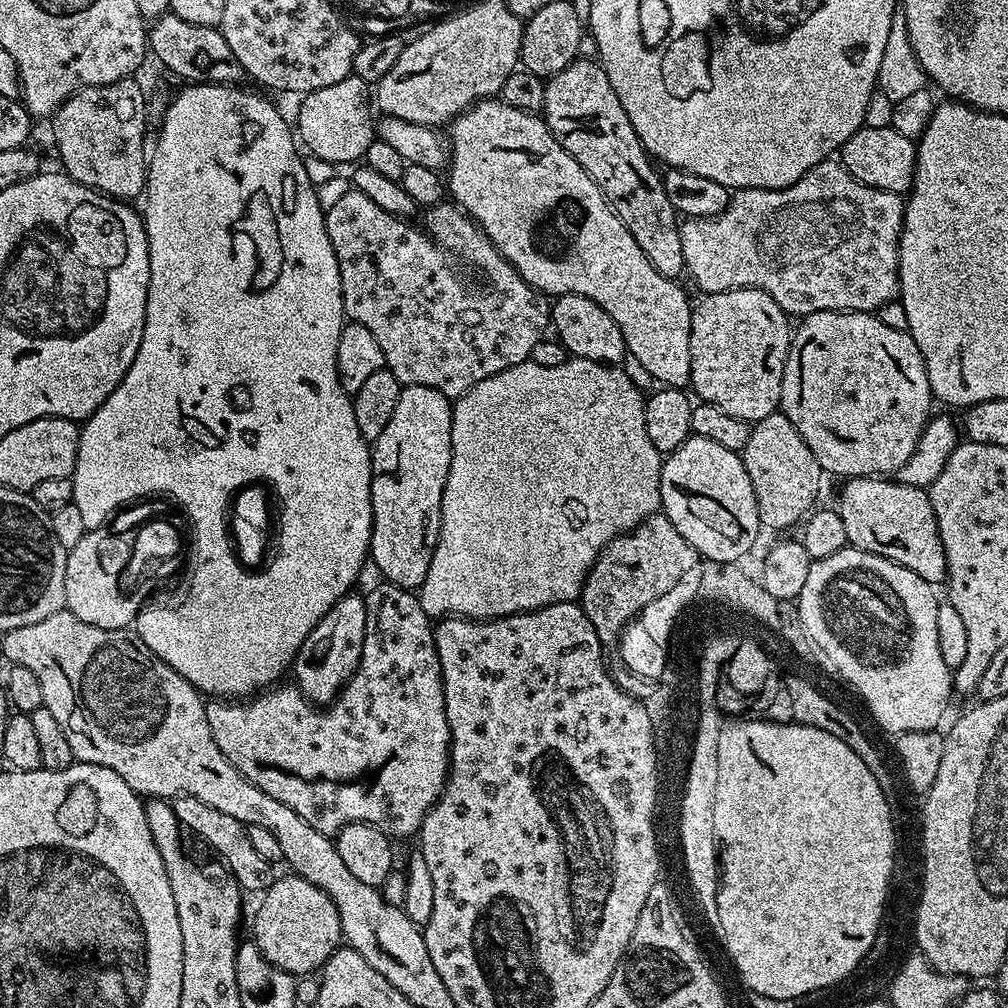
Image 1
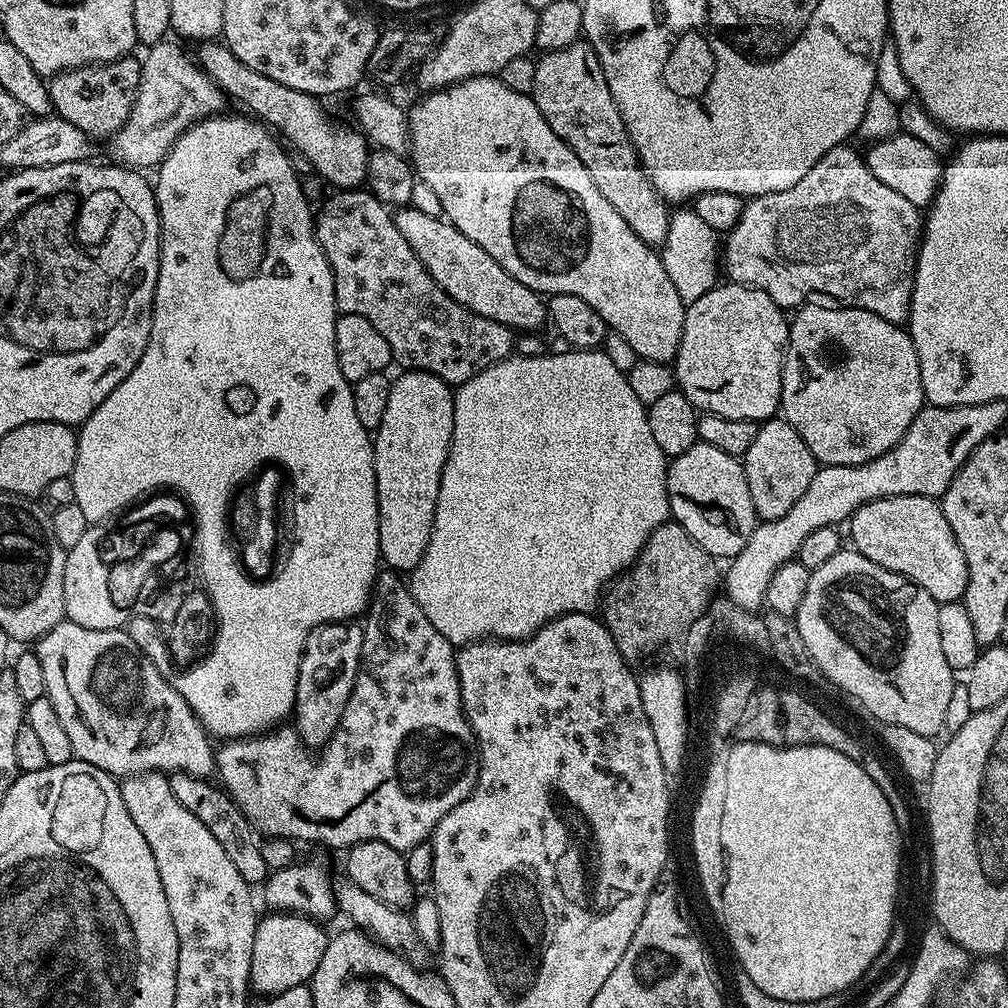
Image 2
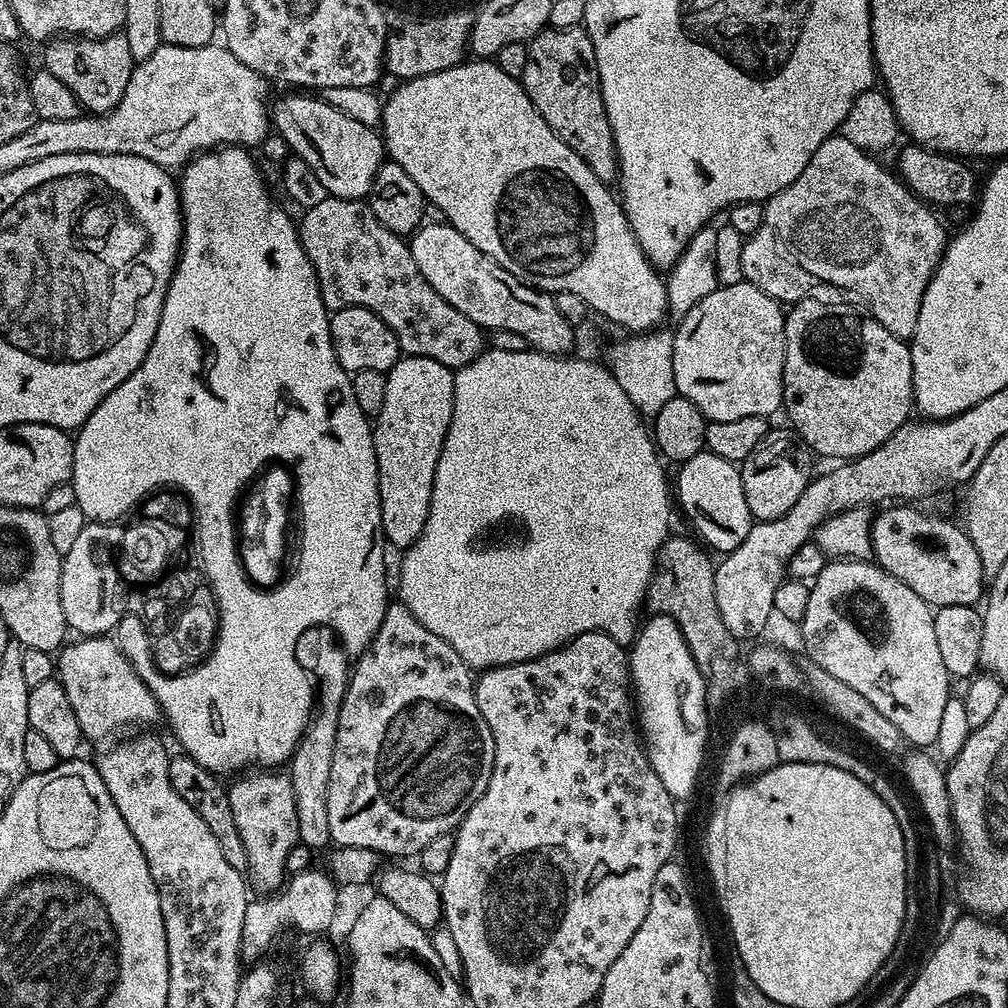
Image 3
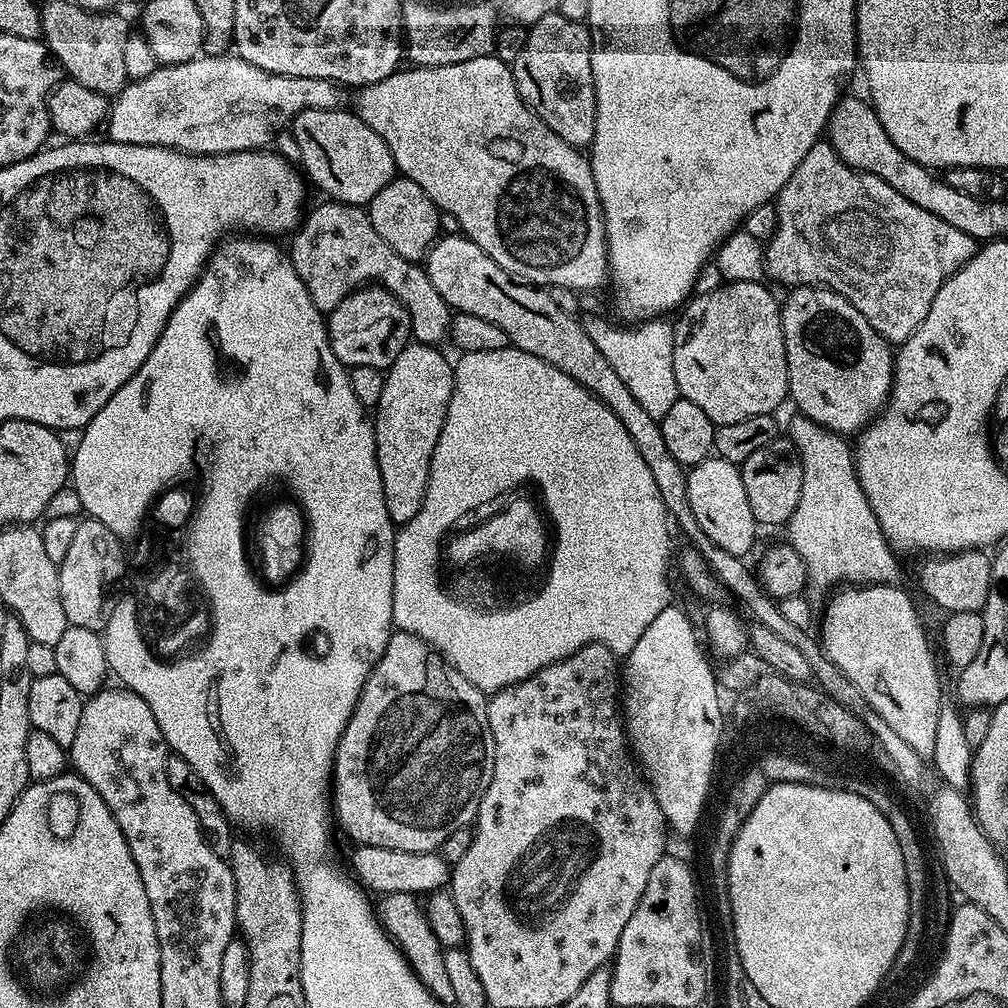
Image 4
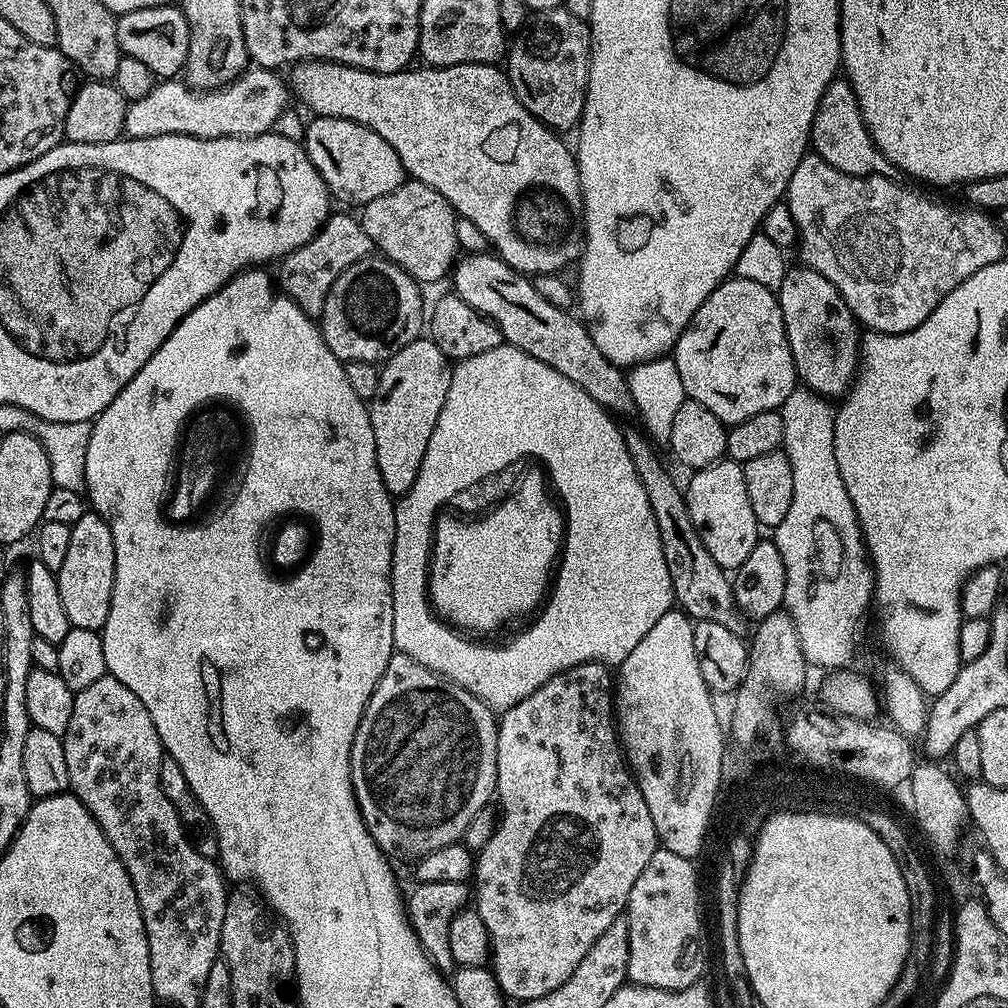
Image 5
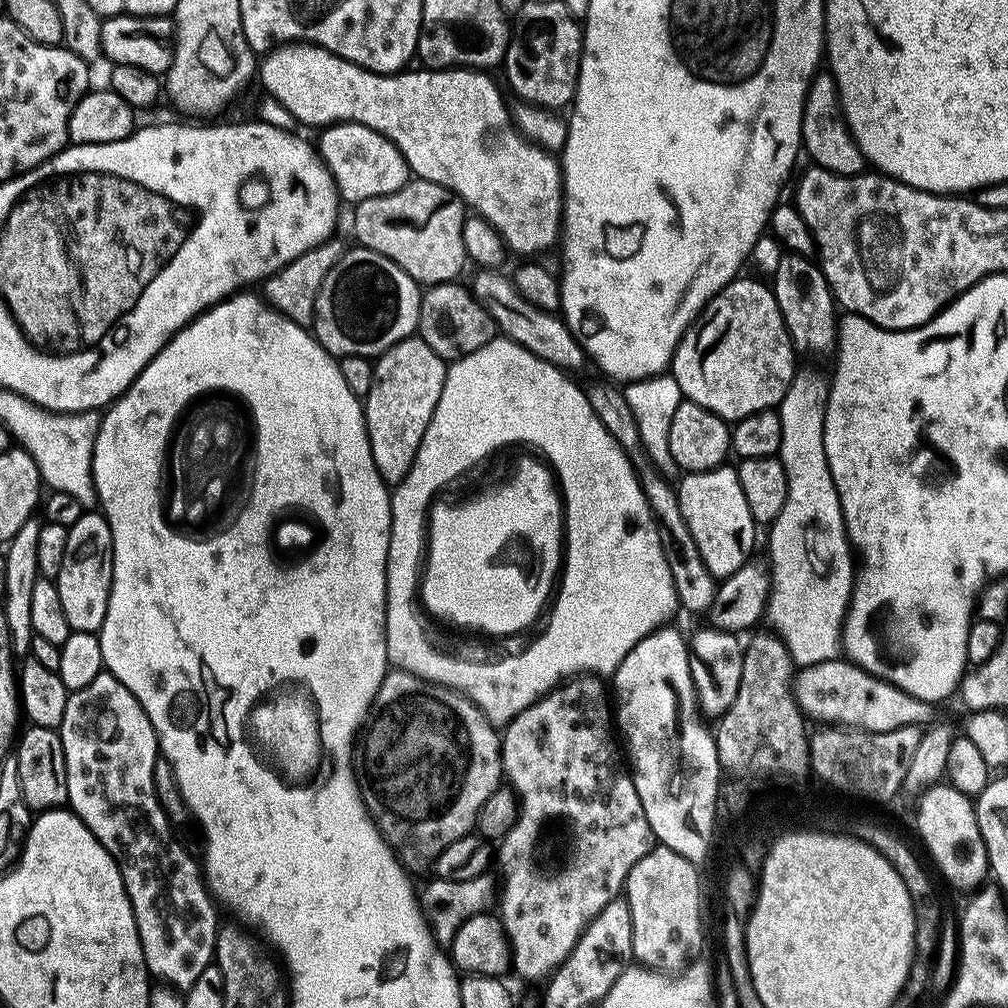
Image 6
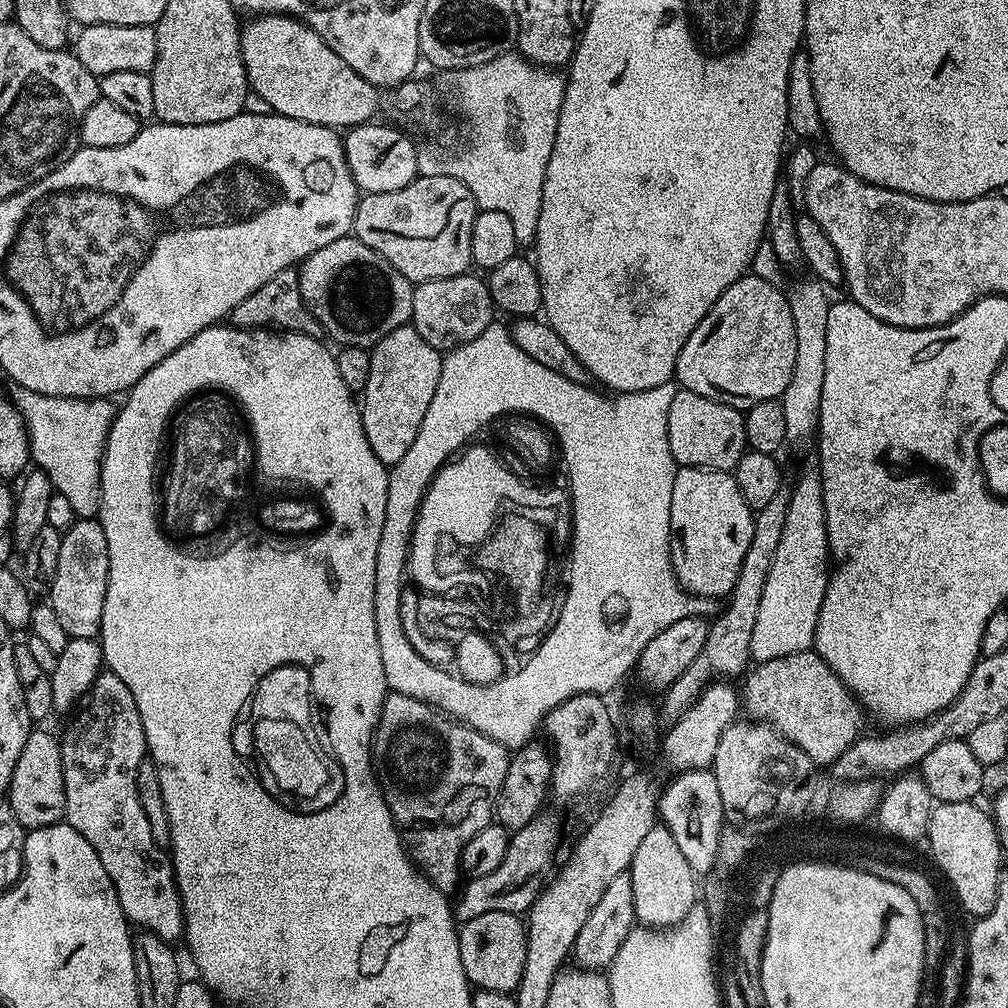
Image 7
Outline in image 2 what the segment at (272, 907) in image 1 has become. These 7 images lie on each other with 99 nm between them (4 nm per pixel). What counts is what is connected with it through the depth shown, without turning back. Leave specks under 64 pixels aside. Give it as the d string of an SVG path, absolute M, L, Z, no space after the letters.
M272 912L259 917L254 934L254 954L250 958L250 988L261 997L277 996L282 990L290 990L299 984L308 984L330 939L319 923L307 916L290 912Z

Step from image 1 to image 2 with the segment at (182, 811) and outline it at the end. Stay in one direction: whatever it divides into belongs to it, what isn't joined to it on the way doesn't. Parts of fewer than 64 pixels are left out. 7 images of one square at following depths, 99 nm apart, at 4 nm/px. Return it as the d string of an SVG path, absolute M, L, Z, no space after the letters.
M173 772L168 776L170 790L174 790L174 798L214 834L218 846L222 846L222 851L226 853L226 858L237 868L238 874L242 874L244 881L249 886L263 885L270 875L269 868L264 858L262 858L261 837L258 835L251 822L240 813L240 807L232 801L231 796L224 791L223 787L217 786L211 779L203 776L191 776L185 772Z

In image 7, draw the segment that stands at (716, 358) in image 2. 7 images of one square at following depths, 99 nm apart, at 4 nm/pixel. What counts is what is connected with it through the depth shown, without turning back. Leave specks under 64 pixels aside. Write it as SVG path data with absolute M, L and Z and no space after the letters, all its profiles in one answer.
M745 274L720 295L718 302L714 302L708 311L708 316L698 322L682 346L674 373L681 389L741 410L753 408L758 402L780 400L783 397L786 386L790 386L790 374L794 374L796 327L789 297L783 296L776 287L771 280Z

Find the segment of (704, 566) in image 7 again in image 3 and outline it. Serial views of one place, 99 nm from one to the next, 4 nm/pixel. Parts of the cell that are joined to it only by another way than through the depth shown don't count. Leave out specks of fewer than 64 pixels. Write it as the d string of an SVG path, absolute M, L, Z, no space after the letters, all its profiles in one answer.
M705 450L694 458L683 461L679 468L680 473L674 476L674 496L678 508L680 504L681 510L688 515L689 522L696 527L695 535L709 549L717 548L720 554L727 554L742 546L742 538L750 534L754 521L750 506L746 506L739 467L733 461L718 458L718 454Z

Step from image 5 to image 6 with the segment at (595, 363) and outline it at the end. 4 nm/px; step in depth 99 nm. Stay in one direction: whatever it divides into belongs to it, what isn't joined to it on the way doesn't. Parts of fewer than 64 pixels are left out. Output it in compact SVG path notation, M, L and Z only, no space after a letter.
M480 270L477 273L477 276L470 281L470 287L488 309L488 313L492 315L497 329L507 339L515 340L538 358L564 370L568 370L571 364L585 359L583 348L559 315L544 312L543 309L535 308L521 299L514 291L509 277L503 276L500 270Z

